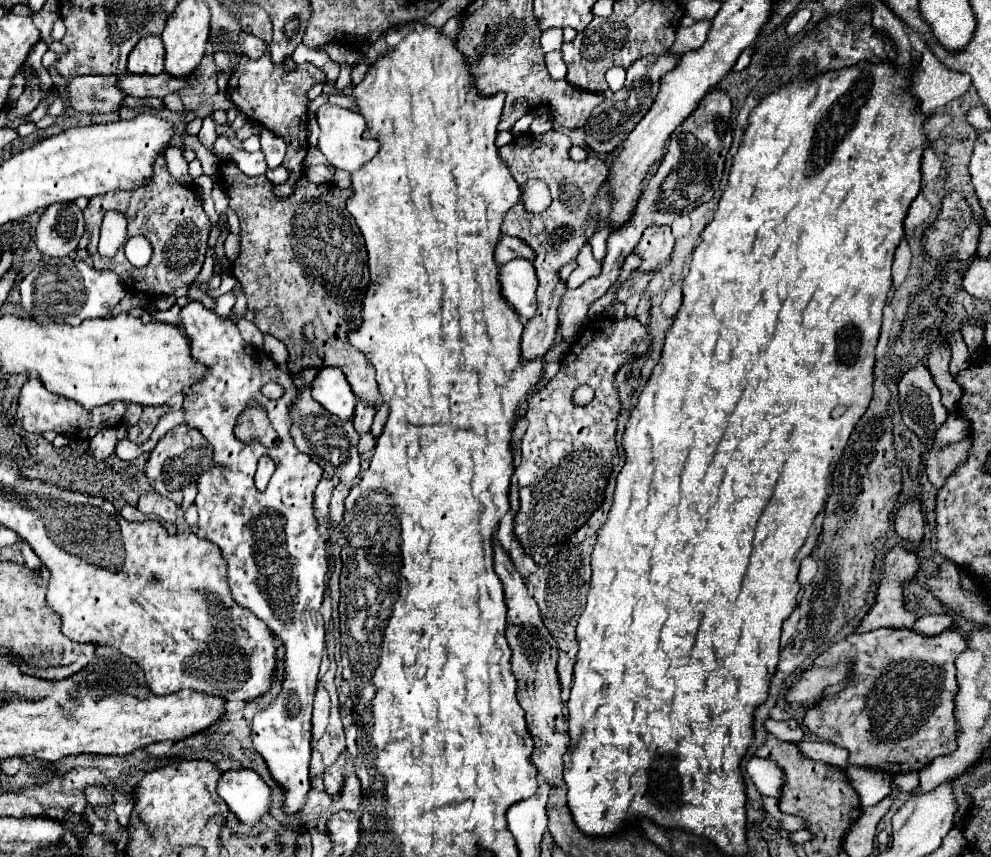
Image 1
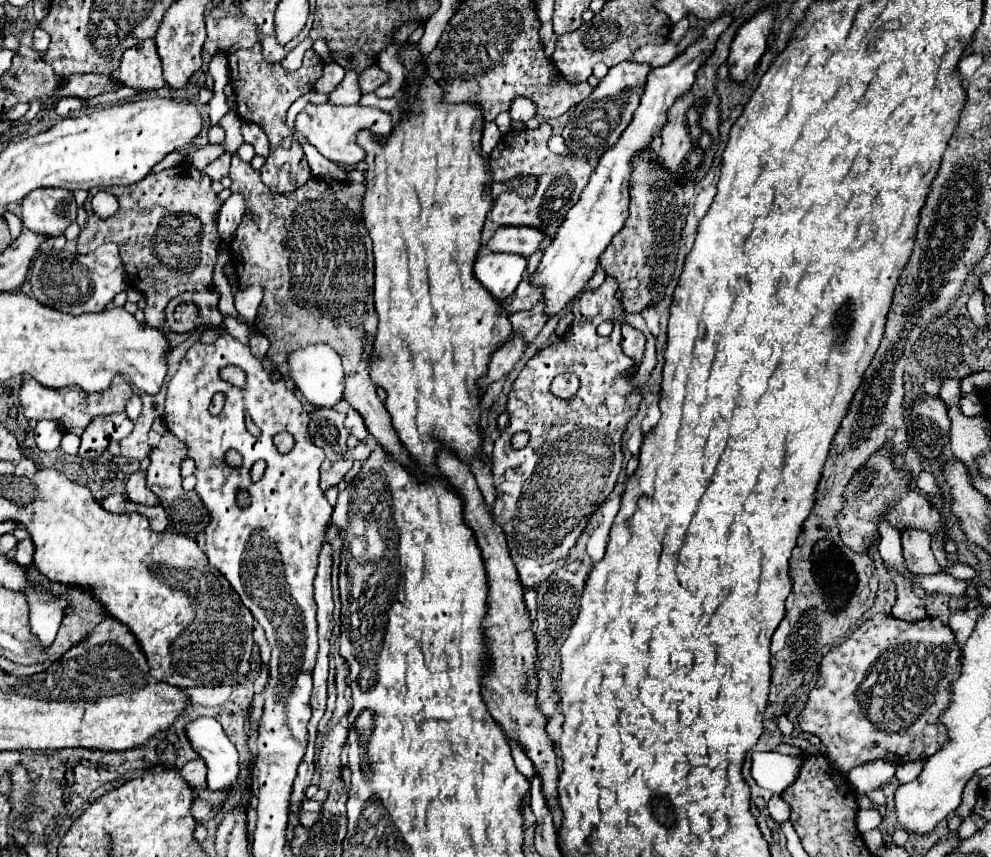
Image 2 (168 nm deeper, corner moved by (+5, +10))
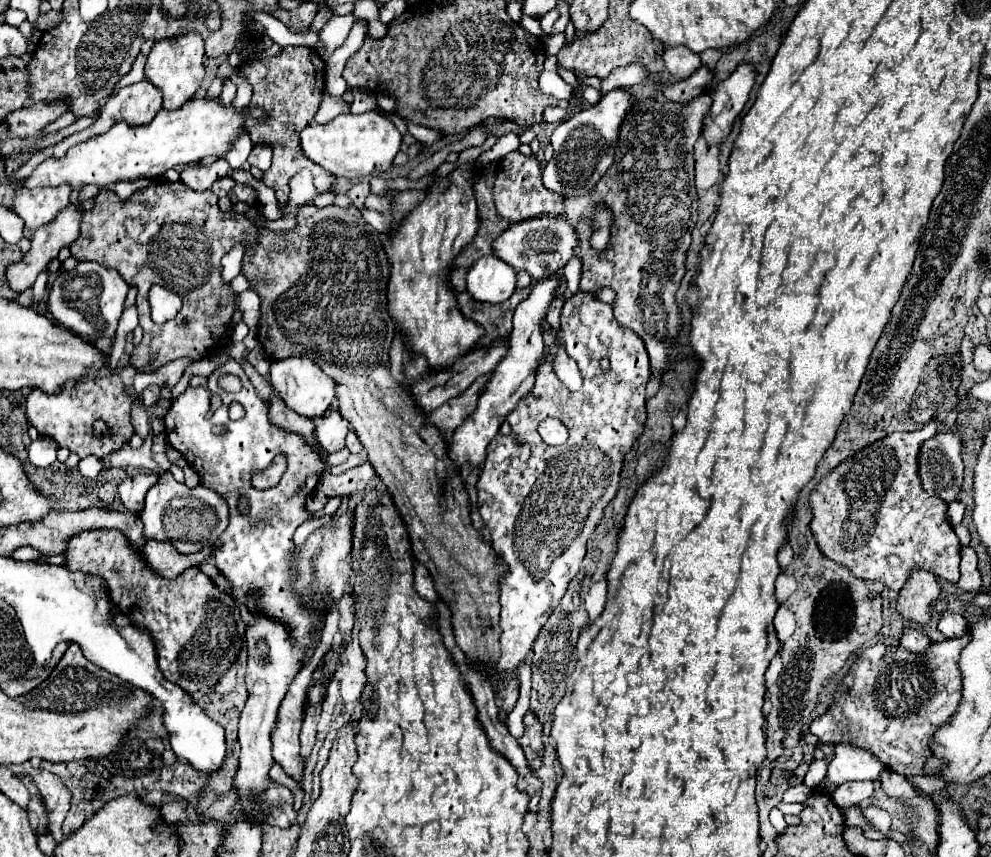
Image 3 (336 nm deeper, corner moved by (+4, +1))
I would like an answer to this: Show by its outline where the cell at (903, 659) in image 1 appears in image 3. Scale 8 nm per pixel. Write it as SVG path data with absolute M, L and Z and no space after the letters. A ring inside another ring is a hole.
M966 632L962 638L956 640L942 640L932 642L926 652L914 654L908 652L902 646L886 646L886 644L874 644L868 646L852 664L848 674L840 682L840 690L834 694L834 700L830 702L828 710L818 716L810 724L810 732L822 742L822 744L852 744L862 750L872 752L888 770L902 774L902 776L914 776L924 774L924 762L928 754L932 754L928 742L932 738L932 730L936 726L944 724L952 712L956 712L956 706L960 702L962 694L962 678L958 670L958 658L962 648L970 642L970 632Z

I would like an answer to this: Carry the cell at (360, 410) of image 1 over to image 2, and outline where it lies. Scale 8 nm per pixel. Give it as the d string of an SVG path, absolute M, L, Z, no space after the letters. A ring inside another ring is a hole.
M349 409L349 413L347 413L347 419L345 419L345 427L347 427L347 431L351 433L351 435L355 435L357 439L365 439L369 433L367 433L367 429L365 429L365 425L363 425L363 419L361 419L361 415L355 411L355 409Z

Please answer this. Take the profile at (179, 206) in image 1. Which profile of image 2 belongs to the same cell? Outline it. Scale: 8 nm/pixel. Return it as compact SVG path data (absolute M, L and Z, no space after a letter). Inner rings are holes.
M187 163L155 175L149 173L135 185L115 185L115 189L109 191L119 199L119 211L107 219L97 217L91 209L91 197L95 195L95 191L91 191L85 203L89 219L77 237L77 253L95 251L99 245L109 241L119 245L127 279L133 289L141 291L145 297L145 325L163 331L169 341L169 349L175 349L197 331L175 333L165 329L165 307L173 297L185 291L211 289L211 273L221 245L215 219L223 201L213 193L211 179Z

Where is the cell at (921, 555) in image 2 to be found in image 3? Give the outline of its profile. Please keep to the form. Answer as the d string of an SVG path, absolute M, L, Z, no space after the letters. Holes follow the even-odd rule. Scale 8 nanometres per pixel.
M916 568L912 570L906 586L900 590L898 610L910 622L924 626L930 620L930 606L938 598L938 594L940 594L938 578L930 570Z

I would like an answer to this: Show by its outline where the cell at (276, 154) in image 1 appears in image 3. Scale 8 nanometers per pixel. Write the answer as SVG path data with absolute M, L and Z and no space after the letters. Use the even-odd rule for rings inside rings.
M254 144L248 156L248 162L260 170L268 170L272 160L272 146L270 144Z

